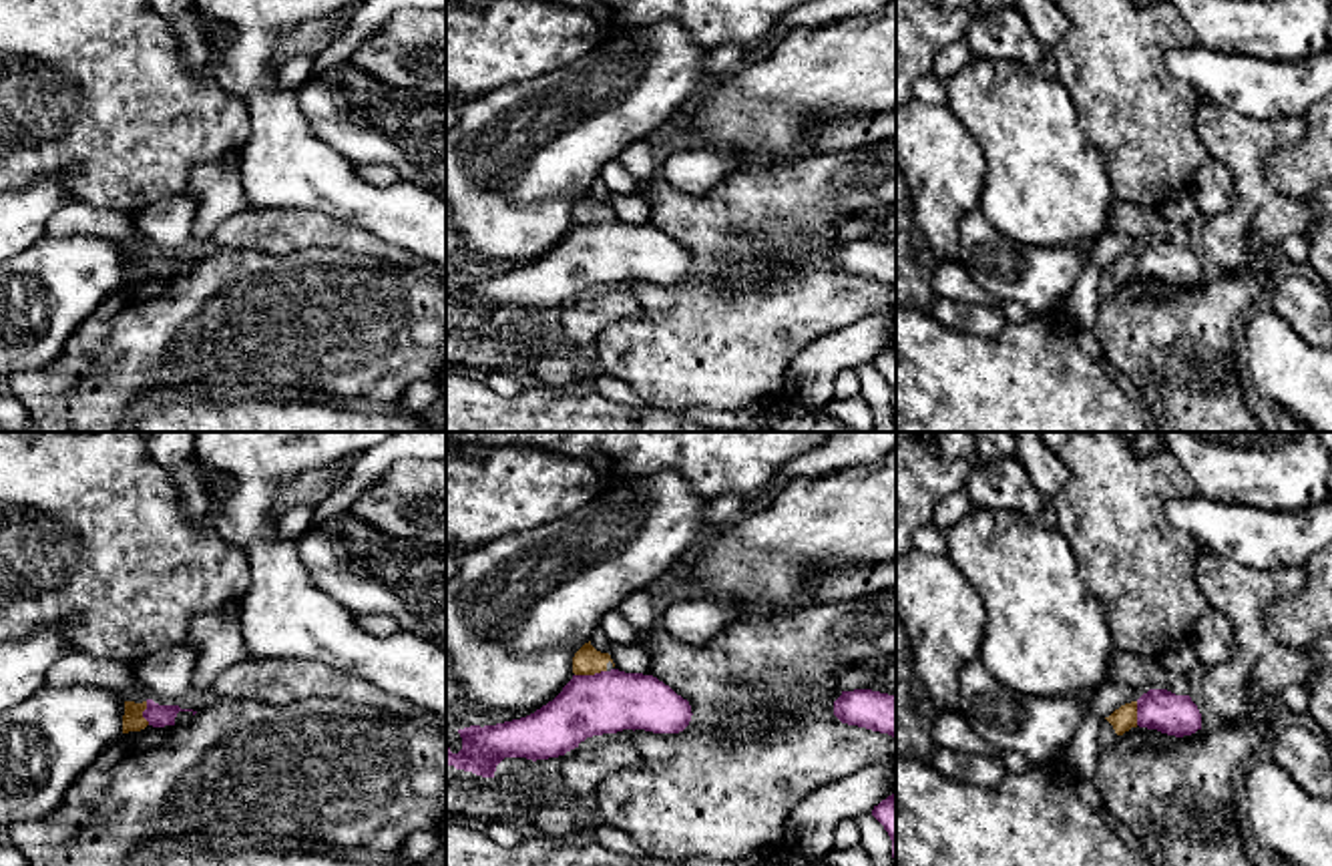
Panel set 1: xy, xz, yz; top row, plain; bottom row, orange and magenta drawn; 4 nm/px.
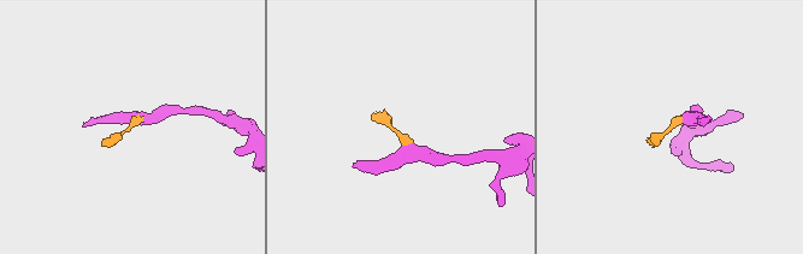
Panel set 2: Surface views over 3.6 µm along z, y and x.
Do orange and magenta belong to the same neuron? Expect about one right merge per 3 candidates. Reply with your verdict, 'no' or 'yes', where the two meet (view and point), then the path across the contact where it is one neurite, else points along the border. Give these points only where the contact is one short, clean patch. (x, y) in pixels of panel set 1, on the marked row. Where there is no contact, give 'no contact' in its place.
no; meets orange in xz at (589, 674); border along xz (605, 670), (575, 676)

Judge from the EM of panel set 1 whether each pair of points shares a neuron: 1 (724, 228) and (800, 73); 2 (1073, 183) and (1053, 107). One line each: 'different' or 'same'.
1: different
2: same

